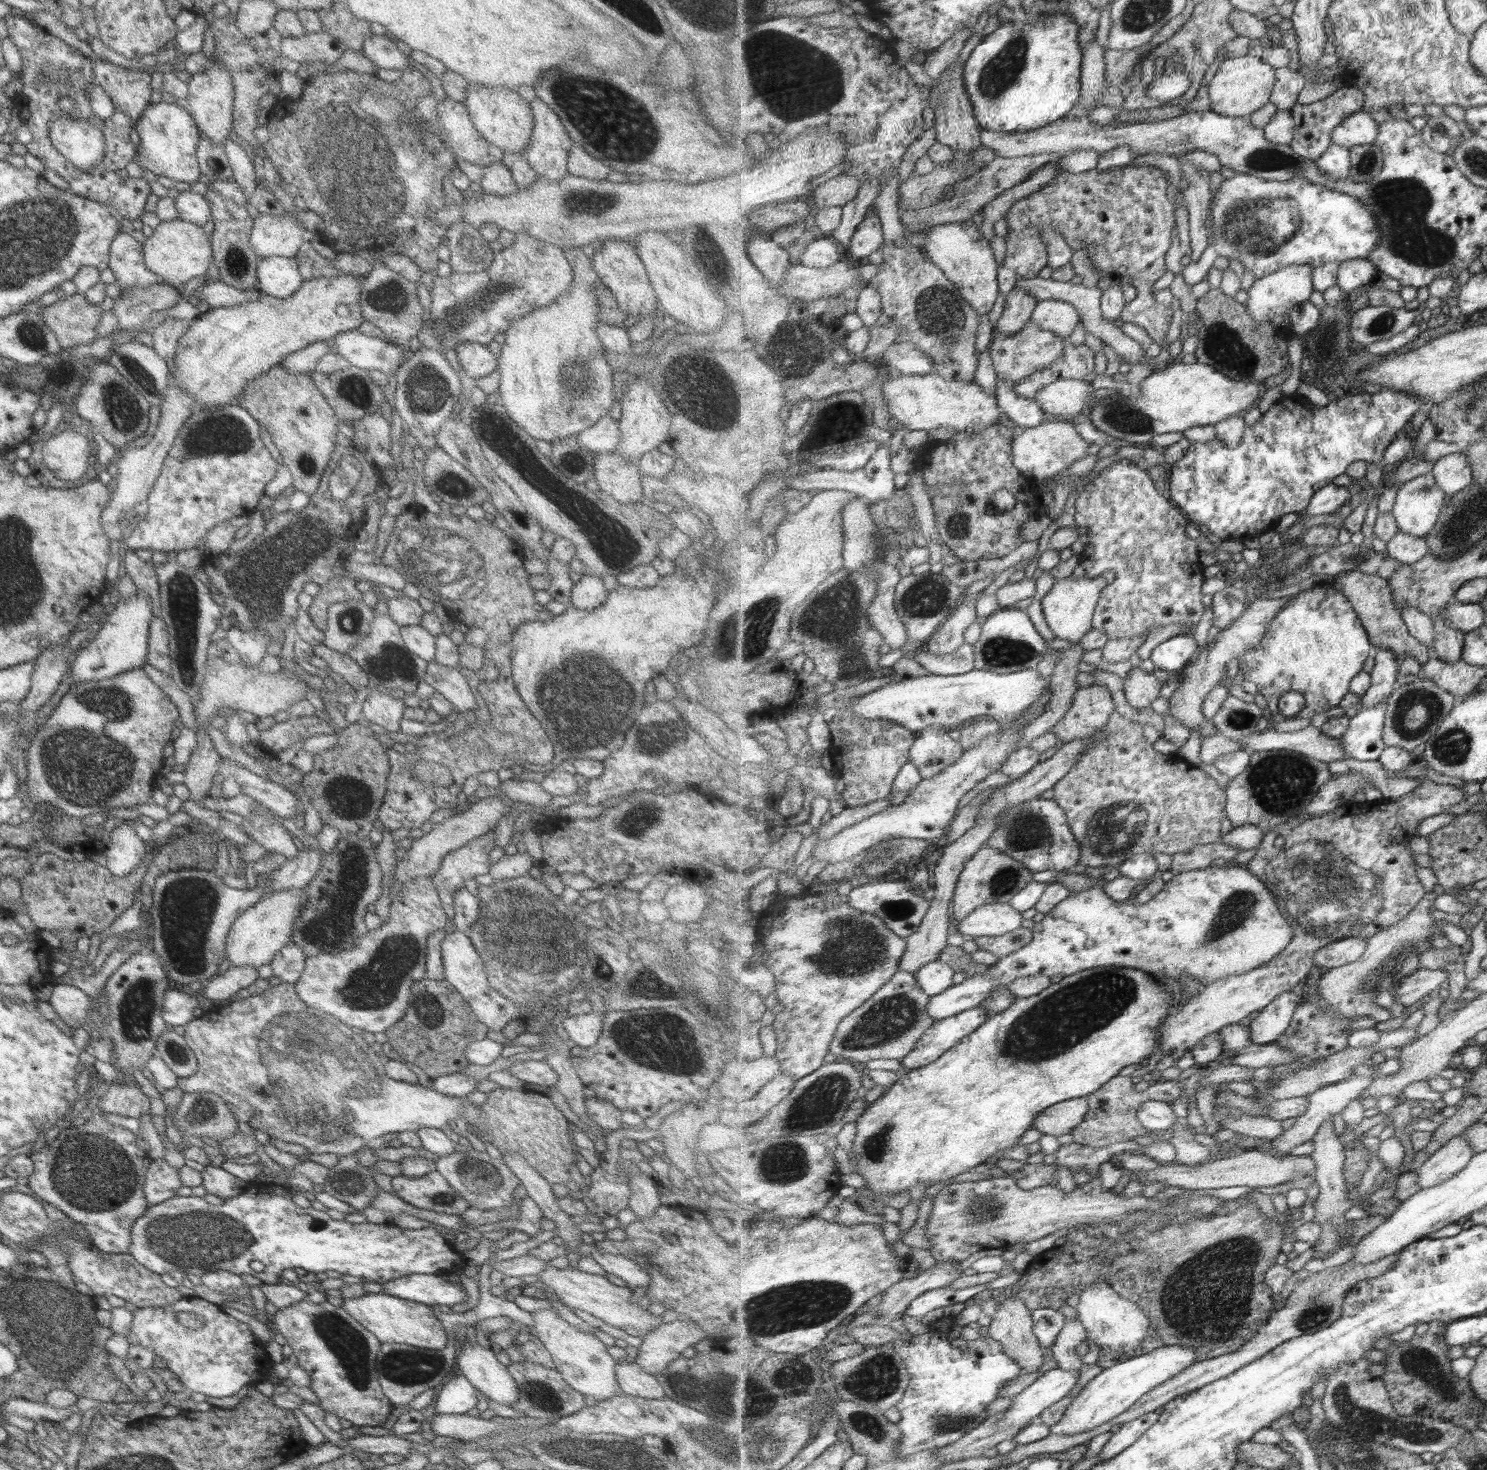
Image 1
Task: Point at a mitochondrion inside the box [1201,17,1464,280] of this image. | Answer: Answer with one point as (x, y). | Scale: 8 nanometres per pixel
(1402, 201)

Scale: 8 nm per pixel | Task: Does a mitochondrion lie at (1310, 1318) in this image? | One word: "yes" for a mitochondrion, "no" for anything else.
yes

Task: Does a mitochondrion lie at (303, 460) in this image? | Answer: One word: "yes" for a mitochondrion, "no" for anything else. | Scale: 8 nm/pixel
yes

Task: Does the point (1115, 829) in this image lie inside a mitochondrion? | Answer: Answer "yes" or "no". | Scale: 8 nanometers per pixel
yes

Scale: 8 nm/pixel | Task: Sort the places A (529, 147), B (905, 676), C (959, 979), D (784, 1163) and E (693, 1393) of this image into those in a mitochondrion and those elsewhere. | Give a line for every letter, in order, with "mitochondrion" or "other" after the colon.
A: other
B: other
C: other
D: mitochondrion
E: mitochondrion

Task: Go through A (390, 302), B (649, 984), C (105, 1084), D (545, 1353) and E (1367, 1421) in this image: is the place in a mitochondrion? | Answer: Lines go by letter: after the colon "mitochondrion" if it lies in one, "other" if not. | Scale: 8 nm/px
A: mitochondrion
B: mitochondrion
C: other
D: other
E: mitochondrion

